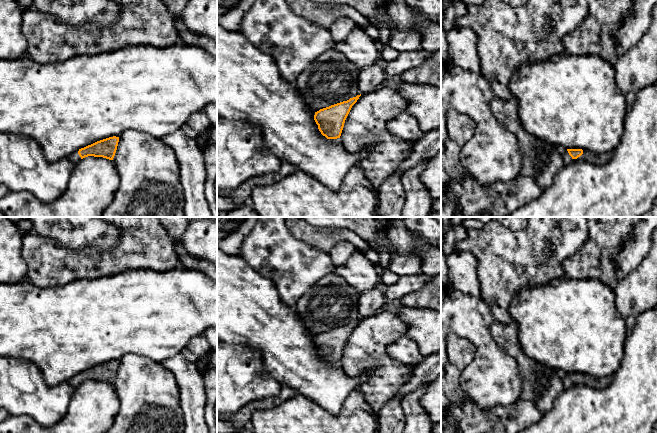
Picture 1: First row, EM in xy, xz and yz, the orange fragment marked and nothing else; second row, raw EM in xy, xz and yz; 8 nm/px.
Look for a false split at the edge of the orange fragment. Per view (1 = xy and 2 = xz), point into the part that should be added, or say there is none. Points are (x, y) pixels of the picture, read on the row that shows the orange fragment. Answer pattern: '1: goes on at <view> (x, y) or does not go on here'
1: goes on at xy (74, 157)
2: does not go on here

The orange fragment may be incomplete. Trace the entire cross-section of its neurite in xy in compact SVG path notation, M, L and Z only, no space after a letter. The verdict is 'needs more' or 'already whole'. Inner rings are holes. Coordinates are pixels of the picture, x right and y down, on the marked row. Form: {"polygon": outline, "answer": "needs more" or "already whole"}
{"polygon": "M113 136L100 141L97 141L91 145L81 148L73 152L68 159L75 165L83 158L88 156L103 157L109 160L113 160L119 137Z", "answer": "needs more"}

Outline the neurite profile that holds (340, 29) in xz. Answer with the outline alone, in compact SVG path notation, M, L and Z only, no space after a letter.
M345 17L336 20L329 29L335 44L345 41L355 27L356 23L350 18Z

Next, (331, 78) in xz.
M333 48L302 71L294 85L308 106L317 112L360 95L358 76L359 69Z

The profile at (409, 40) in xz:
M414 30L395 31L390 34L388 46L403 51L421 51L423 49L423 36Z

